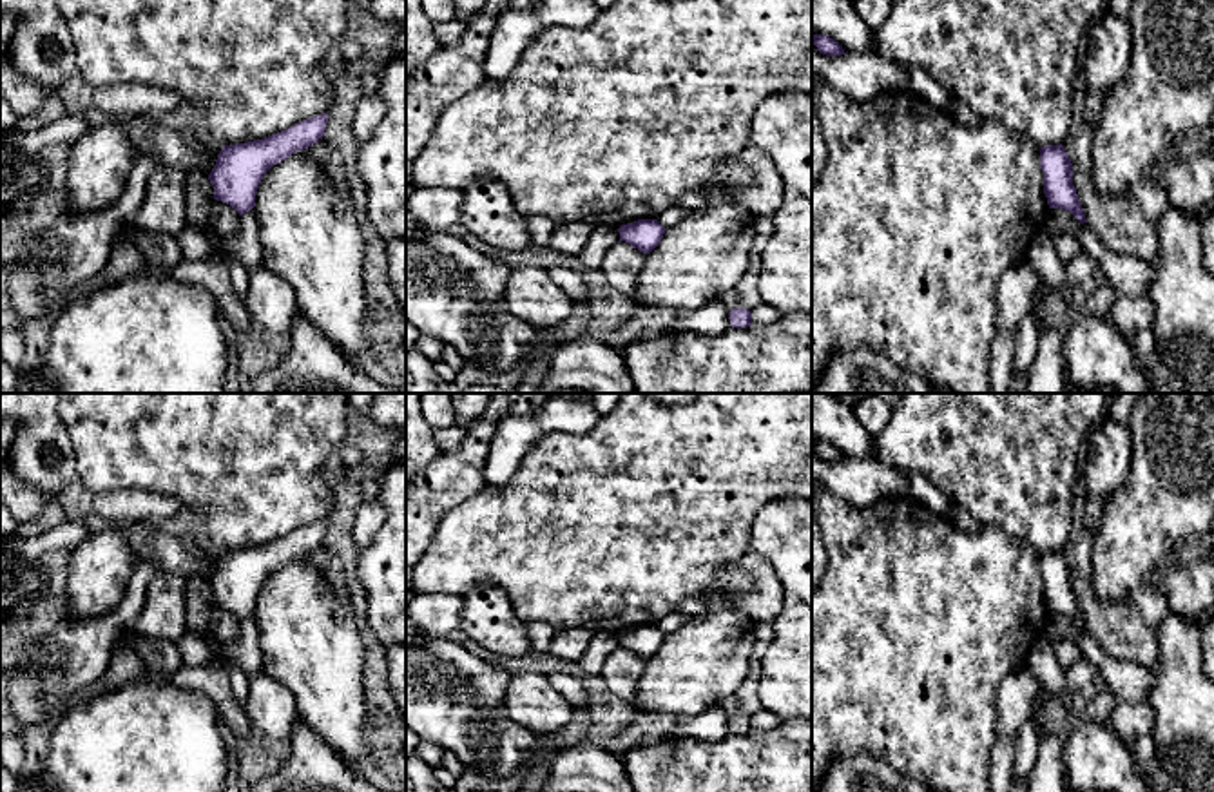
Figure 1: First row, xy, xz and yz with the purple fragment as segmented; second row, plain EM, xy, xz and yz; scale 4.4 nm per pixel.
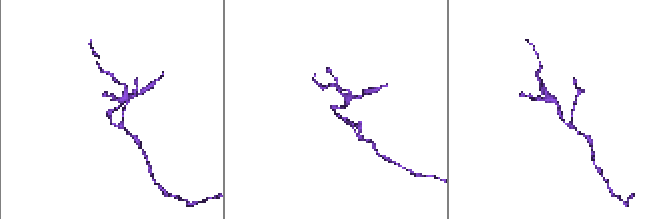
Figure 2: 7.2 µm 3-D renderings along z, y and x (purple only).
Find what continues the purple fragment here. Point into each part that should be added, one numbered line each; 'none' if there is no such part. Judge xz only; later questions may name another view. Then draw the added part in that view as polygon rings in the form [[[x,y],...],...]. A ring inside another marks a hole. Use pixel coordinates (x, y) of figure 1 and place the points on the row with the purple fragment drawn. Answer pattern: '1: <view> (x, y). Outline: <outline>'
1: xz (615, 122). Outline: [[[614,0],[587,27],[547,27],[538,31],[506,76],[487,78],[475,91],[453,101],[437,120],[429,141],[411,159],[411,187],[464,190],[489,174],[507,187],[516,210],[525,219],[545,216],[554,225],[582,221],[591,227],[620,228],[638,219],[658,219],[661,212],[678,205],[690,190],[705,192],[718,179],[719,167],[734,159],[752,170],[754,183],[736,187],[728,196],[757,217],[770,217],[783,203],[783,181],[776,165],[750,143],[750,129],[757,105],[766,96],[790,89],[812,92],[812,0]]]

